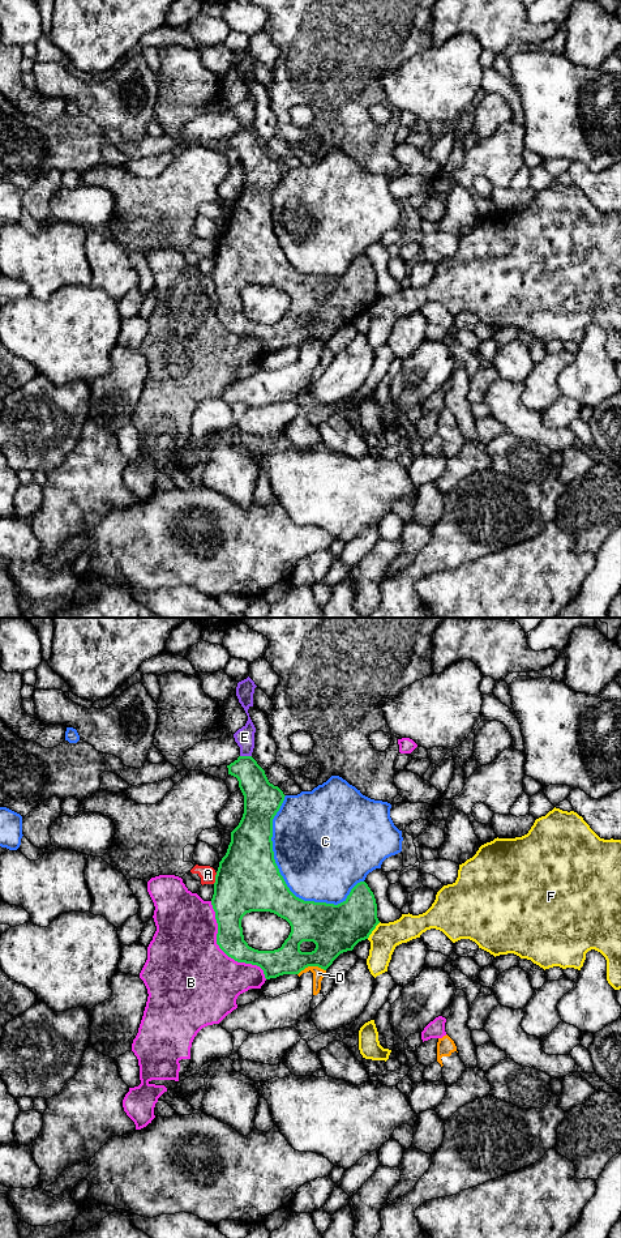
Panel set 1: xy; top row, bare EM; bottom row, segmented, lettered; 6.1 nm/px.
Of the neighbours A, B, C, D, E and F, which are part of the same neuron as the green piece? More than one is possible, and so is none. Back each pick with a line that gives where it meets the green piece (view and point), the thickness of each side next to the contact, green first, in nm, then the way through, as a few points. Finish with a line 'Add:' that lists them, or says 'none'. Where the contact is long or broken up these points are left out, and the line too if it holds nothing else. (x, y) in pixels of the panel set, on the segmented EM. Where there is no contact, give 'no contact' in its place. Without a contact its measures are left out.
Add: none

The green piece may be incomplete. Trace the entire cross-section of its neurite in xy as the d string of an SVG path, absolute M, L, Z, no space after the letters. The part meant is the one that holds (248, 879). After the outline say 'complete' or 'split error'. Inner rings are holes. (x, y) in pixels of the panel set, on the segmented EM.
M239 756L227 768L228 774L239 781L244 795L244 814L239 825L231 832L231 842L215 875L211 905L218 923L217 944L235 961L260 966L266 979L299 974L308 966L326 970L341 953L352 951L359 942L368 939L380 923L374 895L365 881L360 881L338 905L296 897L279 872L271 841L273 819L286 795L269 782L265 770L252 756ZM250 912L270 912L290 923L291 932L280 948L258 951L248 945L244 940L241 919ZM303 942L313 942L316 948L312 952L301 952Z | complete

